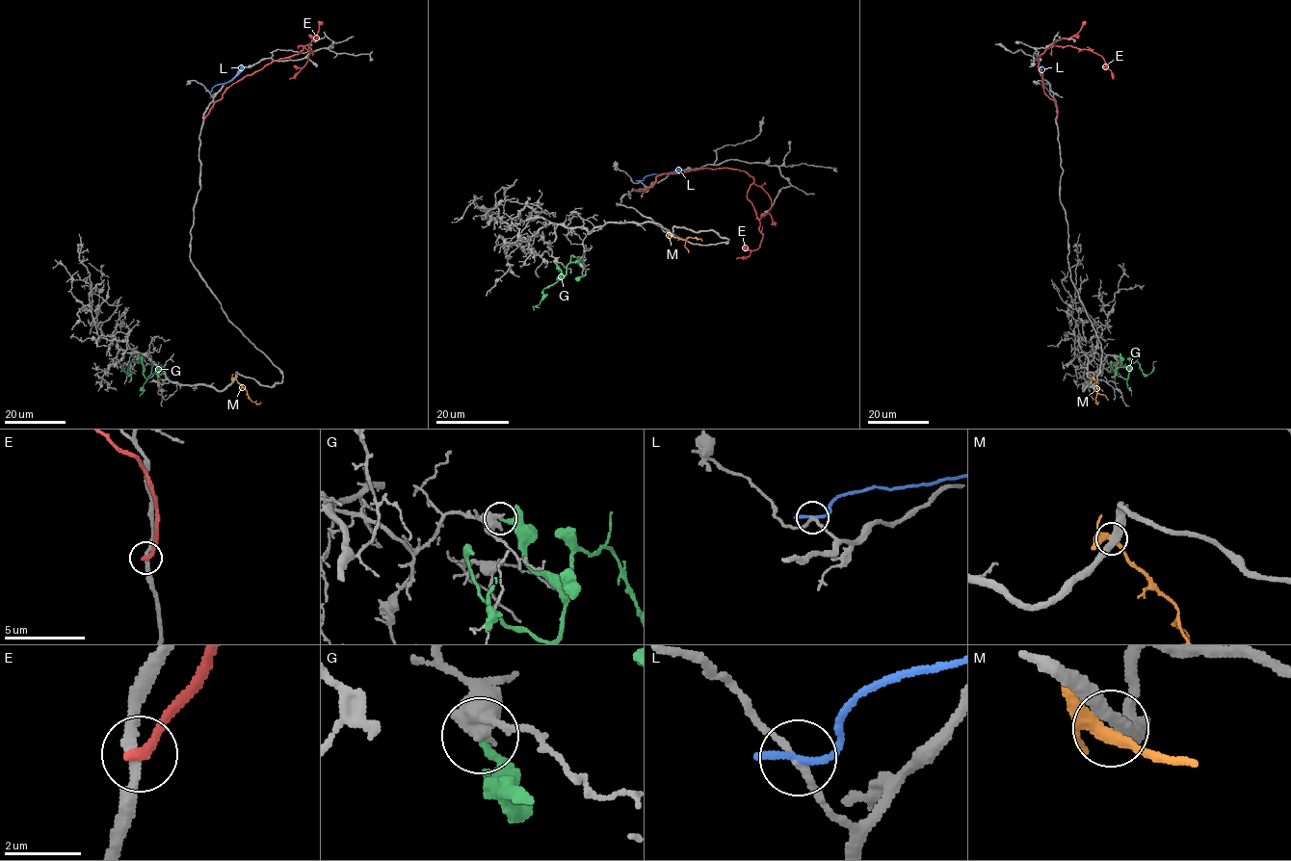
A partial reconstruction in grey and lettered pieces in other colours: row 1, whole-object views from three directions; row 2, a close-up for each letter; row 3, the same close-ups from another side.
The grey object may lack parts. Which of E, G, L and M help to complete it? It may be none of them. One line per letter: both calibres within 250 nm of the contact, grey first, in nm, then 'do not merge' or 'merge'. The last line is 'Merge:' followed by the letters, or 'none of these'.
E: 240 nm thick on the grey side, 280 nm on the other; do not merge
G: 600 nm thick on the grey side, 200 nm on the other; do not merge
L: 170 nm thick on the grey side, 260 nm on the other; do not merge
M: 360 nm thick on the grey side, 300 nm on the other; do not merge
Merge: none of these

